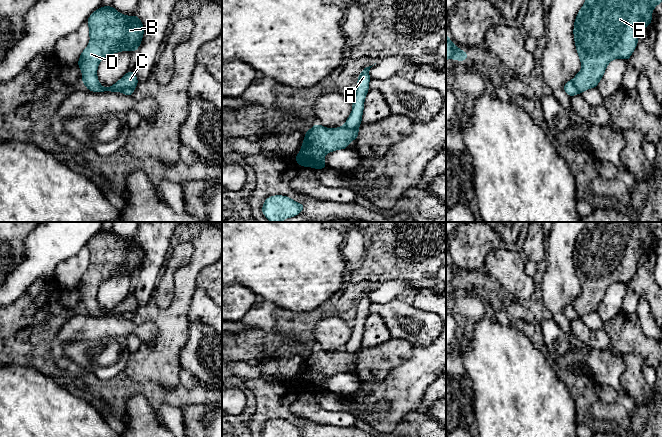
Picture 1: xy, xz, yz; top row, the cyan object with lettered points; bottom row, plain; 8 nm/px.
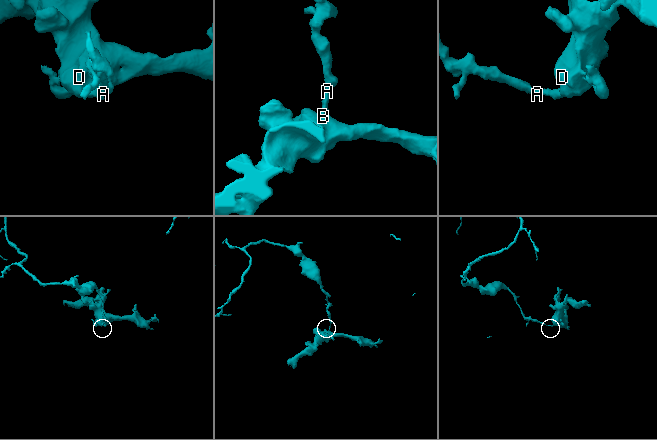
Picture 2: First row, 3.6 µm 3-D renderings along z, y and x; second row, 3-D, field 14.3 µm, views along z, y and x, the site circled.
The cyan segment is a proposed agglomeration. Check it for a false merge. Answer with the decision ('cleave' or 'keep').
cleave

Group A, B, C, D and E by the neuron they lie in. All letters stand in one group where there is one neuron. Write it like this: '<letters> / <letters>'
A / B C D E

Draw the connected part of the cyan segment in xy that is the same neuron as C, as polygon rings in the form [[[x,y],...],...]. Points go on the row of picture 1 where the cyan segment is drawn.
[[[101,6],[87,19],[90,42],[77,62],[82,72],[82,83],[87,90],[99,92],[122,92],[125,88],[136,88],[139,81],[129,70],[111,87],[103,87],[97,77],[99,63],[106,56],[122,51],[136,52],[143,35],[144,26],[138,15],[128,16],[113,6]]]

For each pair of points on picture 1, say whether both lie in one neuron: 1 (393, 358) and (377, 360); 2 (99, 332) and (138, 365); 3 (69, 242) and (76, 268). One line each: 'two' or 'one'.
1: one
2: two
3: two

